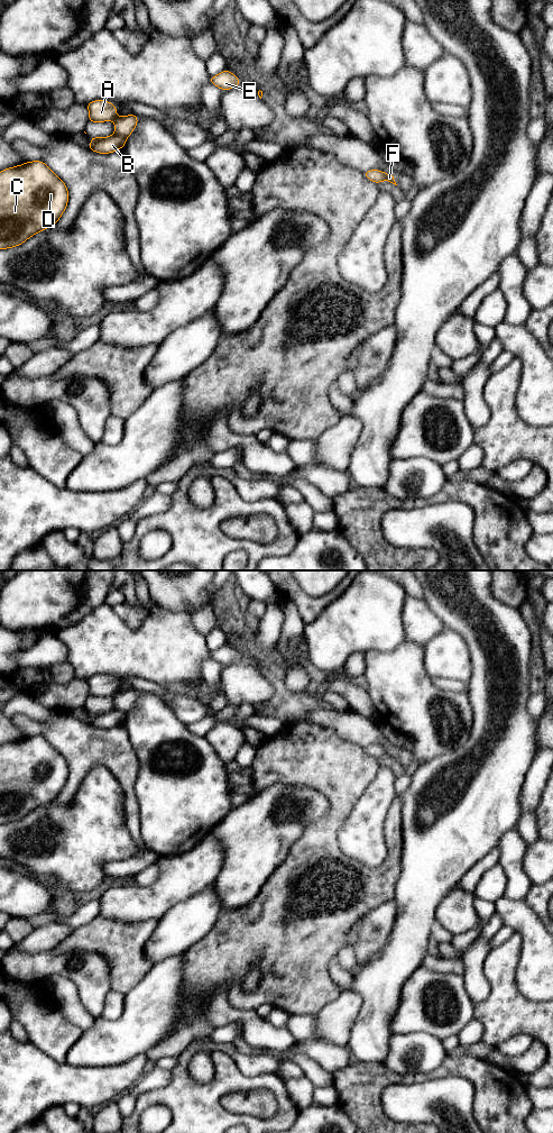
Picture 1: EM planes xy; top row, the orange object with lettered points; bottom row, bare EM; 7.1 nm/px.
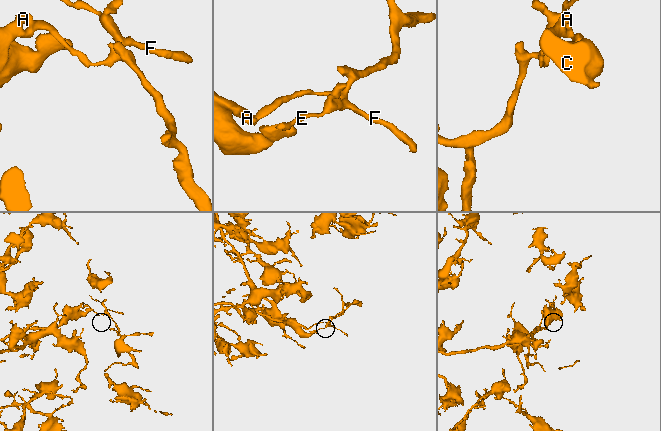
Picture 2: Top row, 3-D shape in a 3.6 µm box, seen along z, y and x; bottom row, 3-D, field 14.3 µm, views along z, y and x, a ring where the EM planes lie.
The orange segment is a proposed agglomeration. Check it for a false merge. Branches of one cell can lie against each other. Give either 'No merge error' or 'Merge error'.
Merge error

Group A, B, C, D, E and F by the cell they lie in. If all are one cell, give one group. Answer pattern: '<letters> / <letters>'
A B C D / E F

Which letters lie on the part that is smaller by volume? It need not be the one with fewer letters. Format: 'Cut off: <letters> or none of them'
Cut off: E, F

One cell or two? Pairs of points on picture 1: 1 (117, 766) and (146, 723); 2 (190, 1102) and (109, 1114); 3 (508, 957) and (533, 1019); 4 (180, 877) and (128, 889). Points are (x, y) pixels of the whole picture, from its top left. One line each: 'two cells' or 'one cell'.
1: two cells
2: two cells
3: one cell
4: one cell

